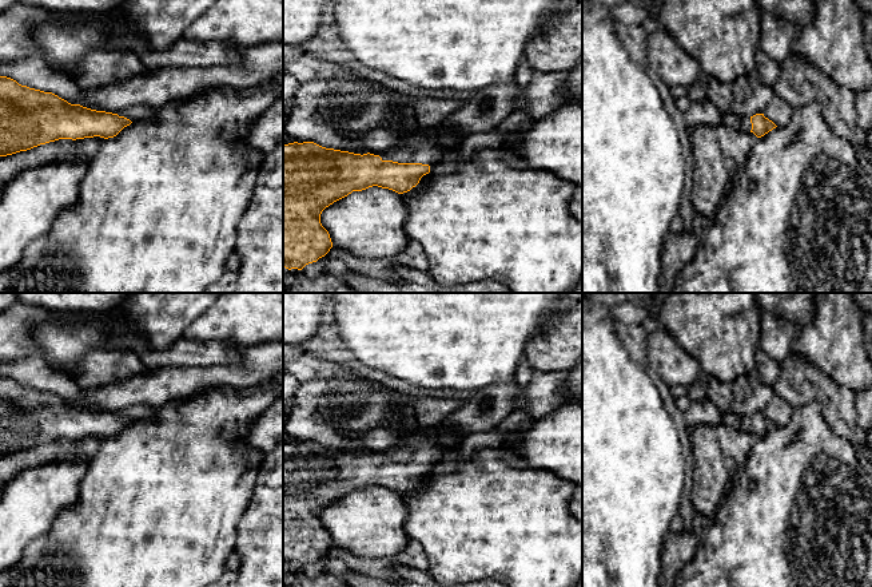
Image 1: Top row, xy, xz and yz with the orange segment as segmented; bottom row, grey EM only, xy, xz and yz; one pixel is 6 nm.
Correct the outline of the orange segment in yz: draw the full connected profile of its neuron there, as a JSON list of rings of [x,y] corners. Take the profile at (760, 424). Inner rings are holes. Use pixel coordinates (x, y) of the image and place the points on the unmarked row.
[[[732,413],[721,415],[721,424],[741,429],[745,432],[753,432],[757,437],[764,436],[777,425],[764,416],[764,413],[756,413],[753,416],[738,416]]]

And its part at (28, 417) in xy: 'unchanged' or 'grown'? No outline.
unchanged

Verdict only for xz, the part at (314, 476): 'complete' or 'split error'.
split error

